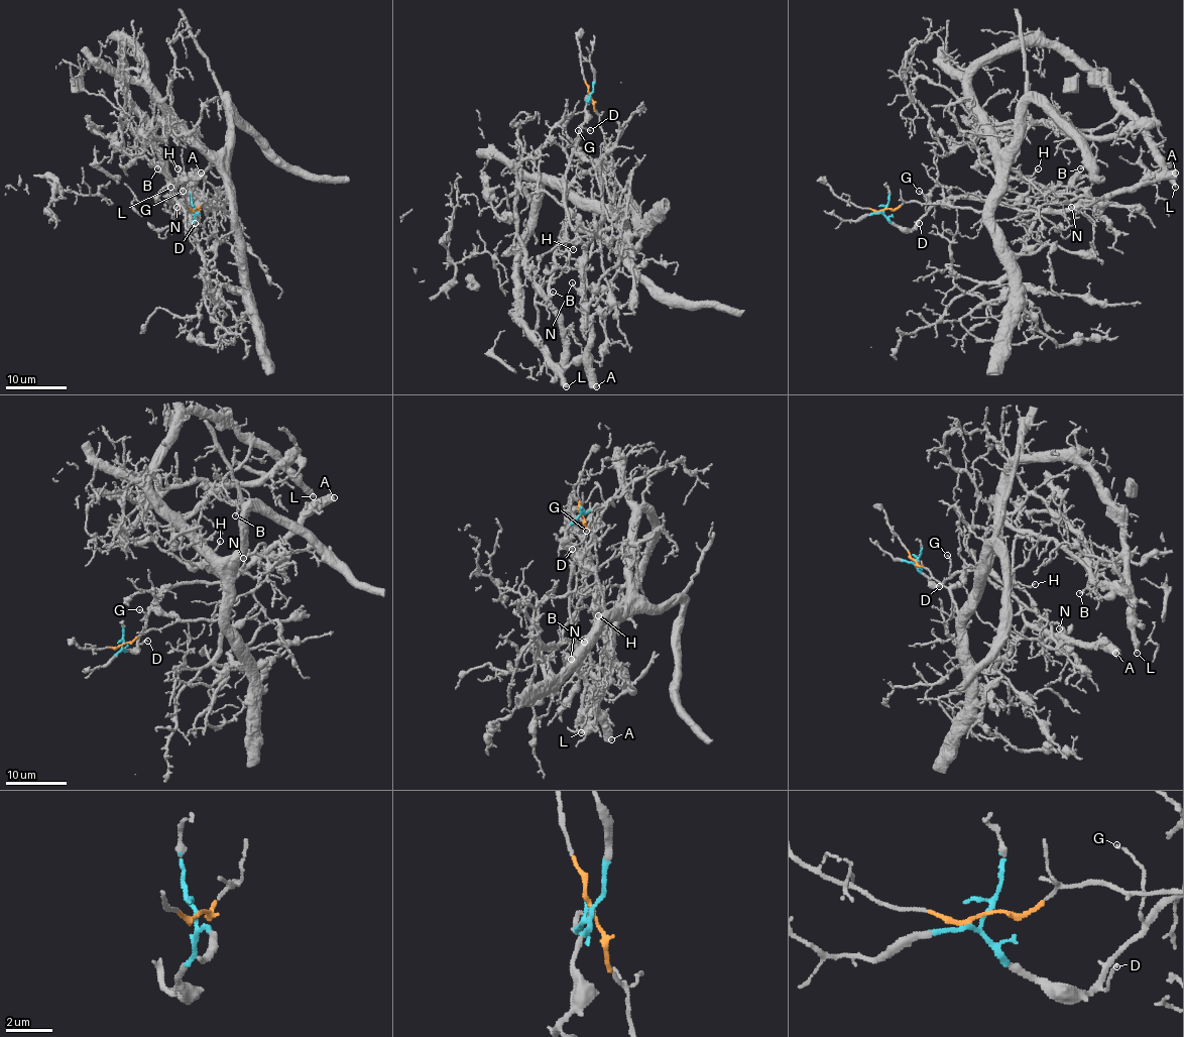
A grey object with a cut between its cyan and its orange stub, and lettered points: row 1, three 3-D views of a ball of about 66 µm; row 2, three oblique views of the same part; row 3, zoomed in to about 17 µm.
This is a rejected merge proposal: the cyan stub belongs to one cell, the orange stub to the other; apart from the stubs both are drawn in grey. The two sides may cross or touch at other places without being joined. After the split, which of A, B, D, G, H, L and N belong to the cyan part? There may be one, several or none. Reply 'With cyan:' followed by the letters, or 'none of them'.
With cyan: A, D, G, N

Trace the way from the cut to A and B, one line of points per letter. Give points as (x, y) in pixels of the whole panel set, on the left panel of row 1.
A: (195, 209), (187, 228), (183, 207), (170, 197), (168, 201), (187, 212), (201, 173)
B: (195, 209), (204, 201), (230, 209), (224, 169), (150, 86), (129, 44), (128, 99), (156, 169)

